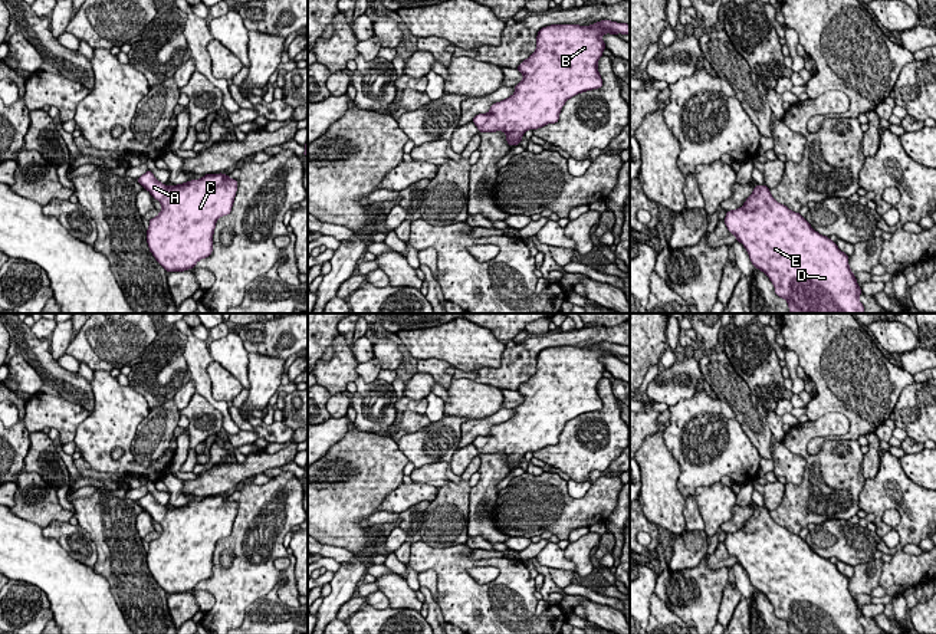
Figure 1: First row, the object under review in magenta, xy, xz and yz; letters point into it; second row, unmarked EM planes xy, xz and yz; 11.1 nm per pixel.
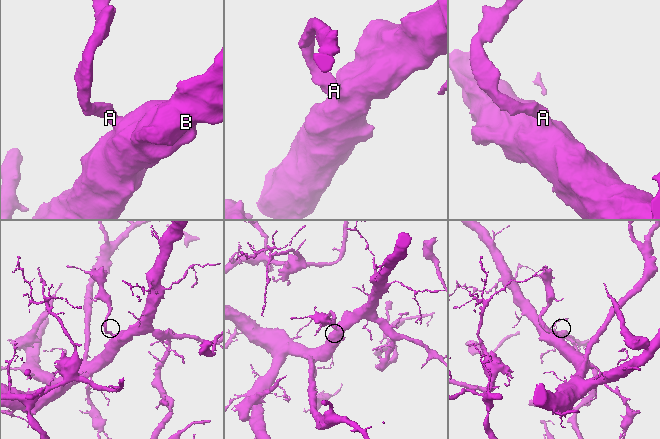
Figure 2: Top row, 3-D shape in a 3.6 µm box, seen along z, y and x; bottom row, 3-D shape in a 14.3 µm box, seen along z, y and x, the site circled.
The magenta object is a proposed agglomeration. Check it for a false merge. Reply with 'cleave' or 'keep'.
keep

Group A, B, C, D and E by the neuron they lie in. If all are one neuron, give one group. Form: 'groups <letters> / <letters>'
groups A B C D E

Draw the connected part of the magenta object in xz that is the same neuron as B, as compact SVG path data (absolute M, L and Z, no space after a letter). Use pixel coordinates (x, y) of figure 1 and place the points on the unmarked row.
M601 342L591 348L552 346L542 349L536 359L536 372L518 388L523 401L515 407L515 415L493 426L487 436L479 436L473 440L472 444L476 446L479 454L503 453L512 469L522 463L522 457L528 451L533 453L546 446L558 444L559 434L569 420L602 408L597 385L604 378L605 365L601 358L605 355L630 357L630 346Z

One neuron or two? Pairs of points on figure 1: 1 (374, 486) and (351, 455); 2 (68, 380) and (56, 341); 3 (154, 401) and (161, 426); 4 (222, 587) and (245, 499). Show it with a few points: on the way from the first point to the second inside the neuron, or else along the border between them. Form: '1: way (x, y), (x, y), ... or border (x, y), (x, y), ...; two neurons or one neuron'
1: way (367, 479), (361, 473), (358, 462); one neuron
2: border (49, 342), (49, 351), (56, 363); two neurons
3: border (173, 397), (150, 410); two neurons
4: way (240, 565), (240, 542), (243, 539), (245, 521); one neuron

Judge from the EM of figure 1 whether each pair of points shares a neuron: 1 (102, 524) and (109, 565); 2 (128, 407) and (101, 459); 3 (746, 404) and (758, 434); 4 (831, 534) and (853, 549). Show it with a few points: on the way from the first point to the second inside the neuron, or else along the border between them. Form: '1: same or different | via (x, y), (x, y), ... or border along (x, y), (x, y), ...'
1: same | via (109, 534), (109, 555)
2: same | via (115, 420), (101, 434), (101, 446)
3: same | via (748, 411), (756, 427)
4: same | via (837, 538), (847, 544)

